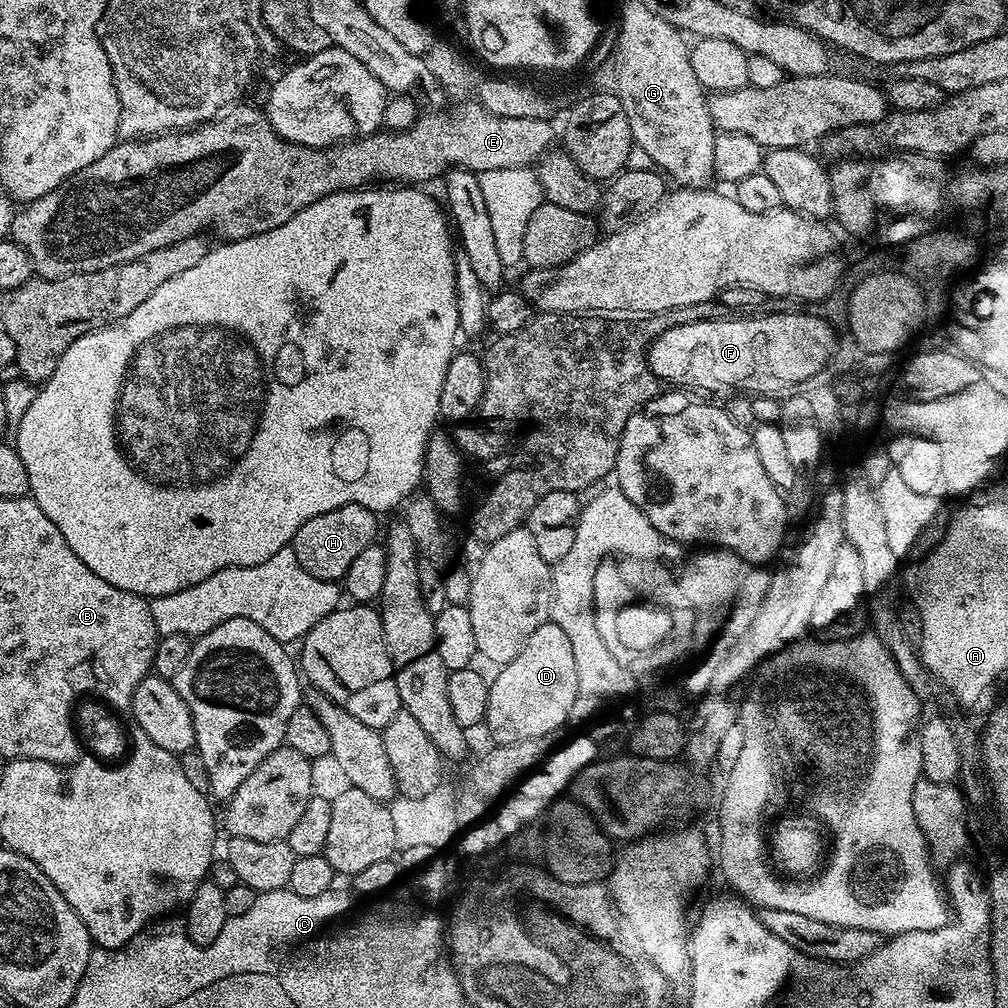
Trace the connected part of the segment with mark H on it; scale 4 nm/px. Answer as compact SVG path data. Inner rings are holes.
M338 506L338 510L326 510L326 514L318 514L298 526L298 534L294 534L290 547L298 562L302 562L302 570L314 574L314 578L340 582L350 562L354 562L354 558L358 558L358 554L377 539L376 520L377 513L366 506Z

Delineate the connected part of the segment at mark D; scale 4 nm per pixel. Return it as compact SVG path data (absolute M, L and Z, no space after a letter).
M551 622L538 626L530 634L526 646L514 662L503 665L488 685L488 705L484 724L496 744L526 742L526 738L542 738L565 724L570 706L581 696L578 670L574 663L574 649L562 626Z

